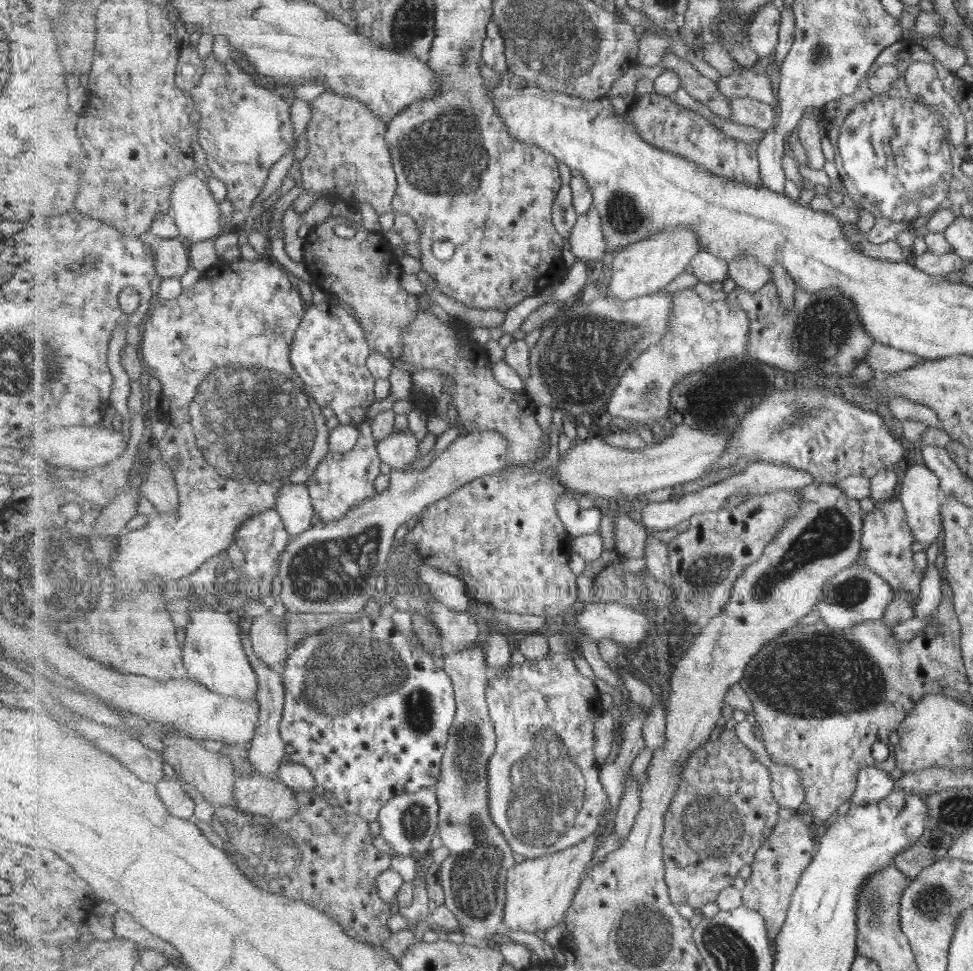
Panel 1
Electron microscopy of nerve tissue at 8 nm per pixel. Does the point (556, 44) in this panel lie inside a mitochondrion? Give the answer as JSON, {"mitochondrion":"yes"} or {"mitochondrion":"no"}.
{"mitochondrion":"yes"}

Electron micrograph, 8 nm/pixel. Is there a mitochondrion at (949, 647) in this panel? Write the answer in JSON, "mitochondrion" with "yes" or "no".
{"mitochondrion":"no"}

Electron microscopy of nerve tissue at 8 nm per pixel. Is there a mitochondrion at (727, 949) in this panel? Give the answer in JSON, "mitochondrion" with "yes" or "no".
{"mitochondrion":"yes"}

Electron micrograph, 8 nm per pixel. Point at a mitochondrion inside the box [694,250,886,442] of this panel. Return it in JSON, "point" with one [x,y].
{"point":[823,329]}

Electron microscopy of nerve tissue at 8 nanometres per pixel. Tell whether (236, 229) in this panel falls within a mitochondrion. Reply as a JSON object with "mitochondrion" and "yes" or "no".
{"mitochondrion":"no"}

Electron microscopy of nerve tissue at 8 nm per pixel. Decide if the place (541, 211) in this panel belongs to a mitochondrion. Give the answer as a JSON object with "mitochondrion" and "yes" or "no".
{"mitochondrion":"no"}

